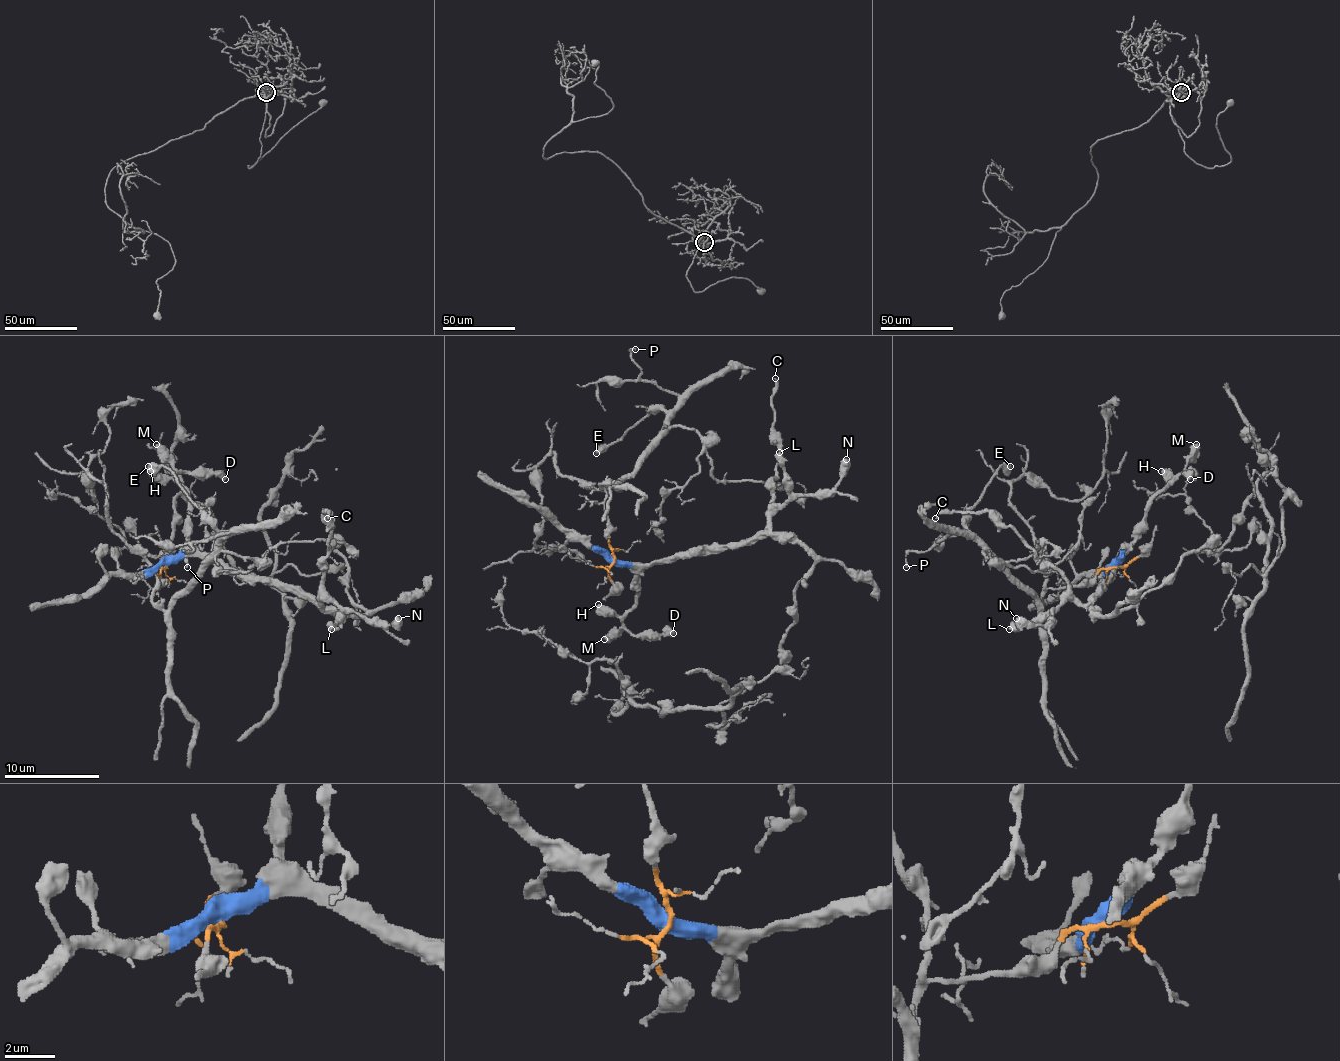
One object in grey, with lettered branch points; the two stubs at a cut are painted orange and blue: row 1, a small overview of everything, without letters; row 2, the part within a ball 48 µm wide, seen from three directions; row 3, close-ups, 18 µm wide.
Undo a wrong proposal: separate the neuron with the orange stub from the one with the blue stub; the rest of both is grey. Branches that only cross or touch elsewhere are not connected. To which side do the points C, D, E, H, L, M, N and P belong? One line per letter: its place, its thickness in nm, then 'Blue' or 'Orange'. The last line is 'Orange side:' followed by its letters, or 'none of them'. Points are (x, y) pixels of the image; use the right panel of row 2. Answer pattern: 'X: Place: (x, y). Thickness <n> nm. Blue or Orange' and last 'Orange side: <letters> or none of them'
C: Place: (935, 518). Thickness 200 nm. Blue
D: Place: (1190, 479). Thickness 550 nm. Blue
E: Place: (1010, 466). Thickness 360 nm. Orange
H: Place: (1161, 471). Thickness 550 nm. Blue
L: Place: (1009, 629). Thickness 600 nm. Blue
M: Place: (1196, 444). Thickness 550 nm. Blue
N: Place: (1016, 618). Thickness 600 nm. Blue
P: Place: (906, 567). Thickness 160 nm. Orange
Orange side: E, P

